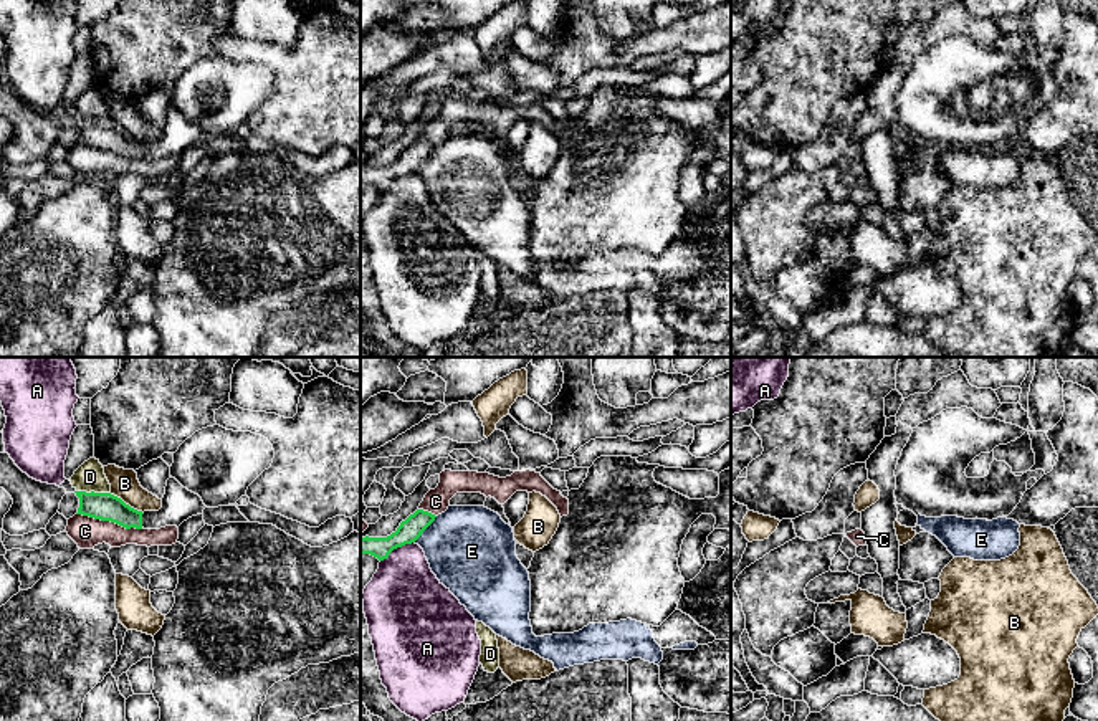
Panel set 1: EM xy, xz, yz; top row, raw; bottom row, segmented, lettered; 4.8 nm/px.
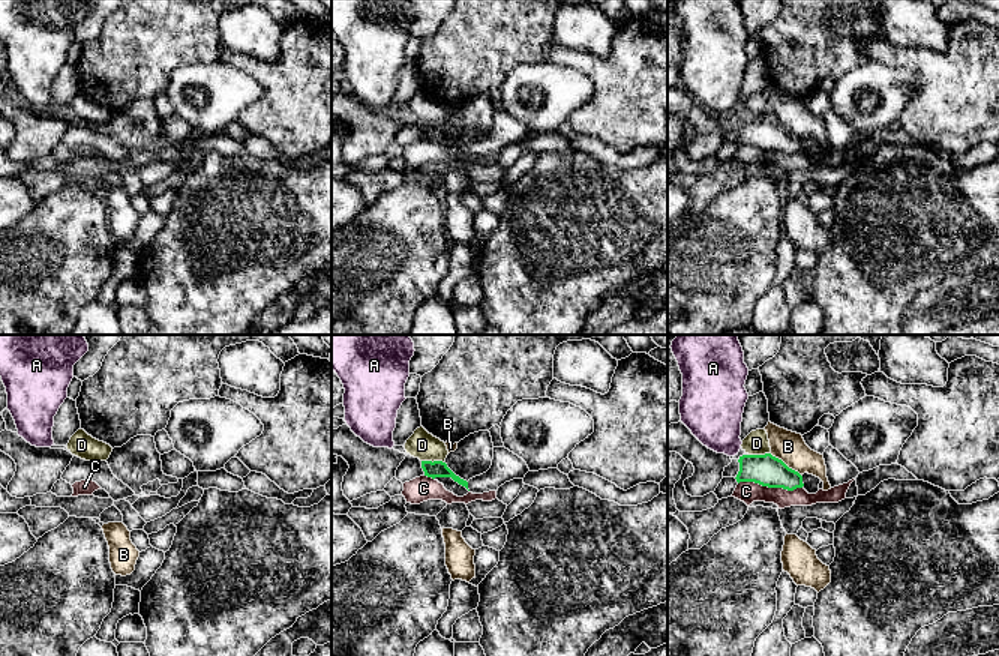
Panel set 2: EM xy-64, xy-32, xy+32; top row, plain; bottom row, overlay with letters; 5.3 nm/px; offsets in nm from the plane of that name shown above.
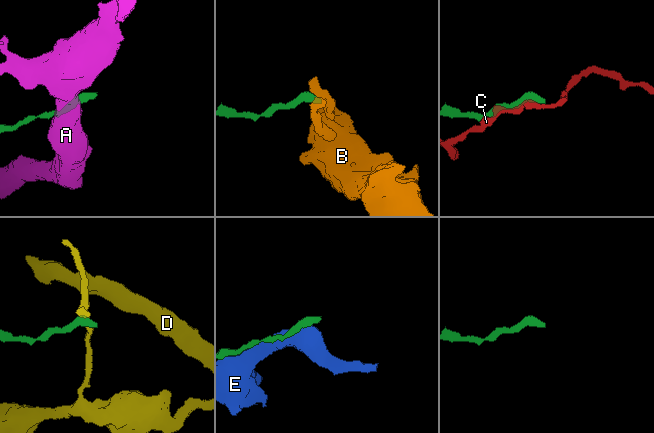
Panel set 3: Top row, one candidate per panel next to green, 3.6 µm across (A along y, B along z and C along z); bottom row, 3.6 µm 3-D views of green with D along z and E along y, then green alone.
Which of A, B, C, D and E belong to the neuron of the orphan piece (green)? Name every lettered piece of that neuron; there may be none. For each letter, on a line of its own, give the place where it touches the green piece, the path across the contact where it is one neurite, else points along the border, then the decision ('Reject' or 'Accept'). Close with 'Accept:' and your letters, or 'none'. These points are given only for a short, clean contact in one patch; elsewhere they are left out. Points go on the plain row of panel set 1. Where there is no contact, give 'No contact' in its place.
A: Touches green at xz (397, 176). Boundary: xz (414, 171), (397, 176), (381, 190). Reject
B: Touches green at xy (124, 133). Boundary: xy (109, 123), (143, 143). Reject
C: Touches green at xy (109, 149). Reject
D: Touches green at xy (93, 121). Boundary: xy (76, 119), (109, 123). Reject
E: Touches green at xz (425, 157). Reject
Accept: none

